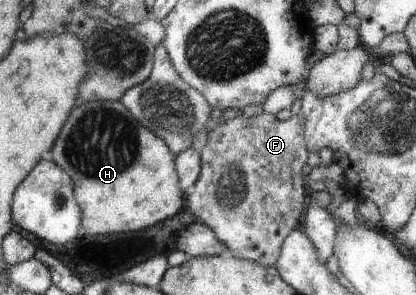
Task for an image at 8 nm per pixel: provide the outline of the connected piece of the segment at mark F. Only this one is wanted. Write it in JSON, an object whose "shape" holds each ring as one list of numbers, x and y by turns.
{"shape":[[264,112,250,118,243,115,229,120,220,118,218,122,217,128,209,133,208,144,200,152,201,176,186,197,187,206,194,216,190,220,208,226,225,244,228,253,263,267,274,267,284,238,298,226,300,214,306,208,302,168,308,166,308,148,304,117,292,115,282,121,277,115]]}

